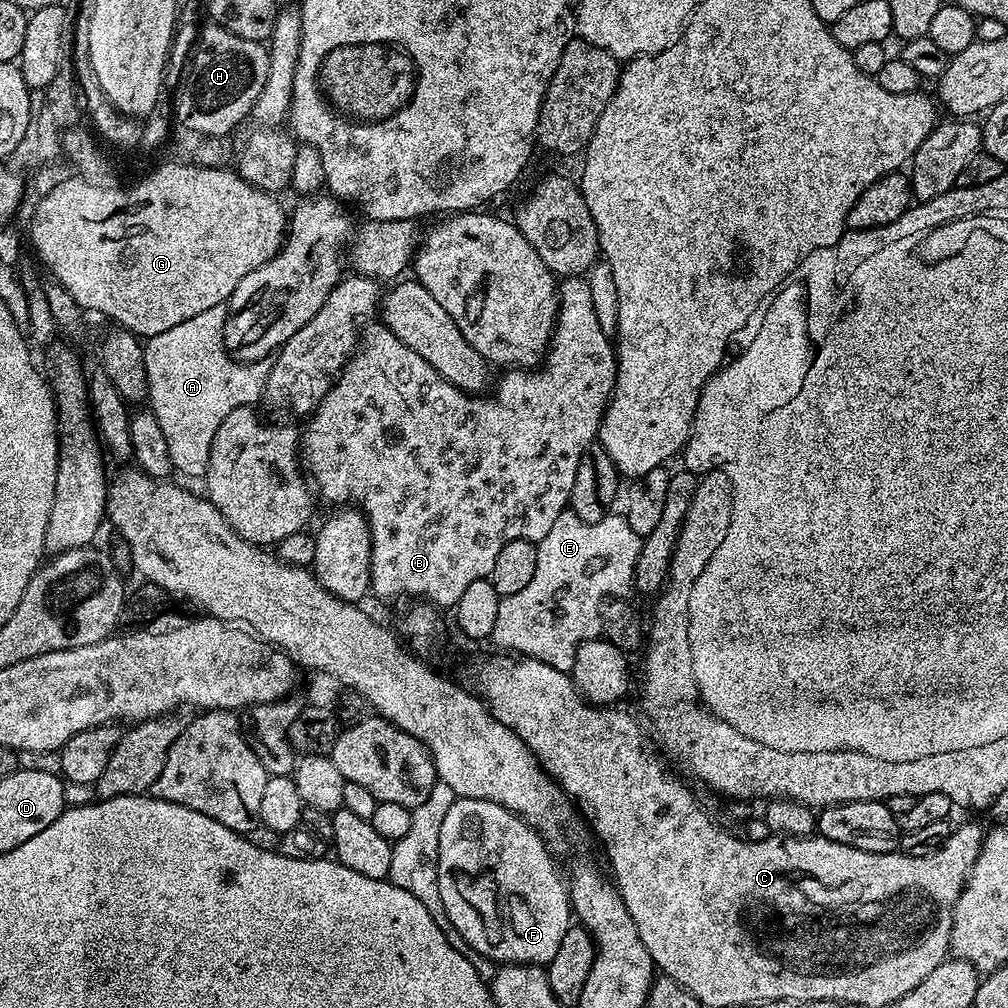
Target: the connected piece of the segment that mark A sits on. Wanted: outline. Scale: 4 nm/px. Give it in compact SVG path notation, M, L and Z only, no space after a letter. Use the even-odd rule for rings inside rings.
M223 304L210 306L210 310L202 310L202 314L194 314L194 318L186 318L186 322L178 322L178 326L170 326L170 330L162 330L162 334L147 337L144 349L144 365L148 379L147 401L150 410L156 415L158 426L162 426L162 434L166 434L166 446L170 446L172 467L184 476L203 477L208 471L210 462L210 446L214 442L214 434L218 434L218 426L230 415L230 410L238 410L245 406L255 405L264 395L264 387L268 384L267 359L245 362L237 360L228 347L224 345L224 327L228 321L228 309Z

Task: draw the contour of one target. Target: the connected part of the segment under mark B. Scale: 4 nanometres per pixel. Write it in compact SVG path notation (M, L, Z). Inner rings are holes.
M584 276L567 277L559 285L556 328L552 332L552 342L548 345L542 363L531 370L505 372L508 373L500 380L500 396L464 392L446 378L442 378L438 370L434 370L434 366L430 366L430 362L422 358L422 354L414 354L414 350L403 344L389 328L376 322L373 328L368 328L365 332L363 329L362 339L356 351L352 353L351 360L345 364L343 372L337 375L320 405L307 417L308 425L302 428L298 453L303 471L310 477L319 499L321 496L332 504L355 506L362 513L372 539L370 592L373 597L376 595L384 600L392 600L395 596L416 596L412 598L419 598L437 609L455 609L458 598L462 598L462 593L466 591L466 586L491 577L494 561L498 559L498 553L502 551L502 546L506 546L506 542L539 542L546 538L546 534L550 534L550 526L558 522L558 514L562 514L569 507L574 490L574 474L578 474L578 458L582 458L582 454L599 437L604 411L608 409L612 391L616 388L616 350L613 341L606 334L602 334L598 314L594 314L594 301L590 299L590 286Z

